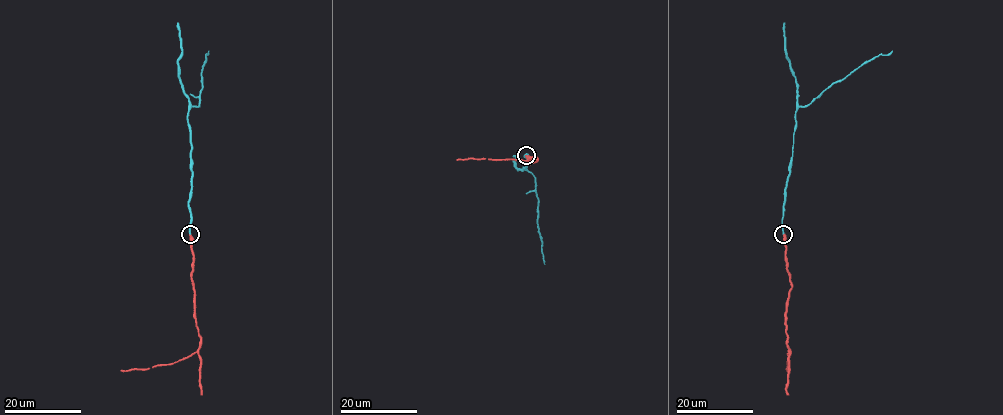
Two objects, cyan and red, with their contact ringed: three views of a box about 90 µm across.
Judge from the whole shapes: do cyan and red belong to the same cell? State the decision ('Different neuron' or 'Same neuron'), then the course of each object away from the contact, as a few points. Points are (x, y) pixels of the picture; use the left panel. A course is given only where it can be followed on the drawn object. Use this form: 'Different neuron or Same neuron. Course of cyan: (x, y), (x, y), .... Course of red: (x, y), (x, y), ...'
Same neuron. Course of cyan: (190, 234), (192, 148), (188, 111), (199, 105), (201, 71), (209, 50). Course of red: (190, 234), (194, 313), (200, 347), (170, 364), (121, 370)

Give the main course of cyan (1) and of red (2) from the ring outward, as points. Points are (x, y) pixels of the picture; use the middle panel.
1: (526, 156), (528, 165), (524, 168), (535, 179), (537, 225), (545, 264)
2: (526, 156), (529, 158), (529, 163), (530, 158), (457, 159)

